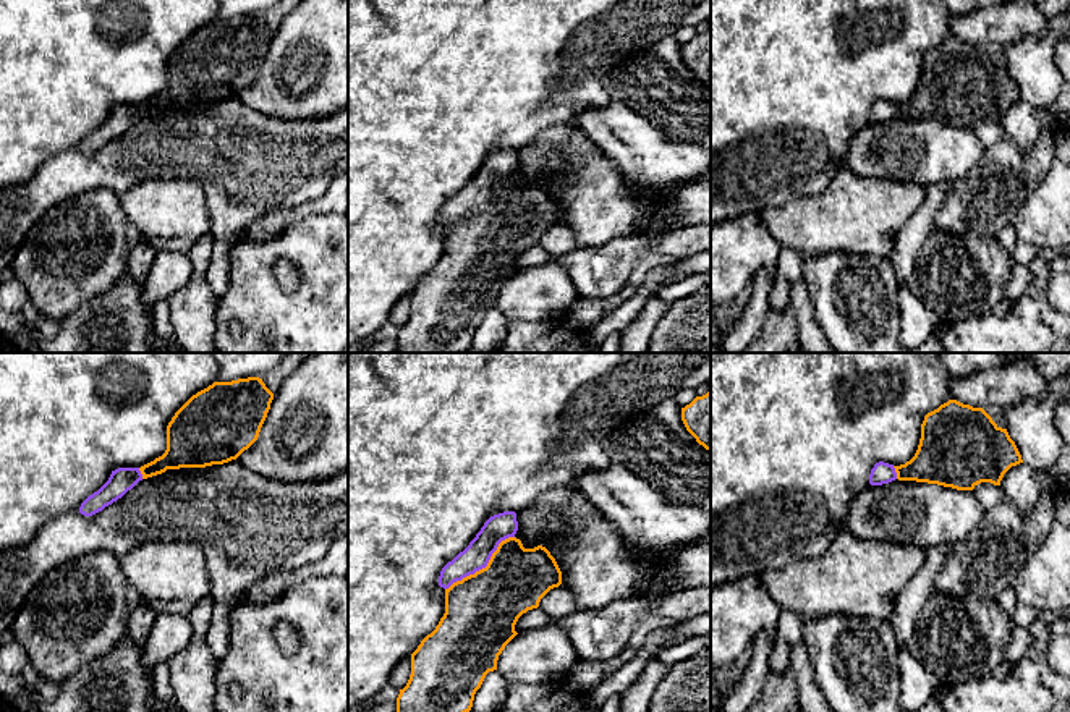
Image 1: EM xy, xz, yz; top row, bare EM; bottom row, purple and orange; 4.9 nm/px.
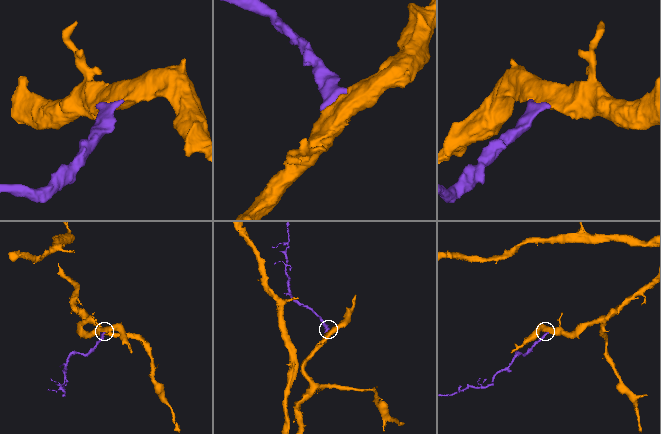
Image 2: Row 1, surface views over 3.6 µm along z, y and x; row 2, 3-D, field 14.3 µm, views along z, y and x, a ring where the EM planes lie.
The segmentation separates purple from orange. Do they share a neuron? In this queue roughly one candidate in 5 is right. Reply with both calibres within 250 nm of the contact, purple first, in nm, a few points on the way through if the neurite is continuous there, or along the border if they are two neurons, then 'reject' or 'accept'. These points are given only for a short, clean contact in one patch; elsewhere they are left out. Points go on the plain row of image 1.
140/360 nm | accept

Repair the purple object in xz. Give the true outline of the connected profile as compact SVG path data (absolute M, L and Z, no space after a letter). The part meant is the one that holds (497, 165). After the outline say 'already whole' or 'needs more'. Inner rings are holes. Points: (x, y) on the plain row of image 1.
M515 149L490 154L469 183L448 199L439 214L445 227L445 251L435 267L411 291L411 312L397 335L395 353L465 353L486 312L497 307L505 283L518 272L515 262L541 236L562 222L562 209L550 189L524 186L515 175Z; needs more

